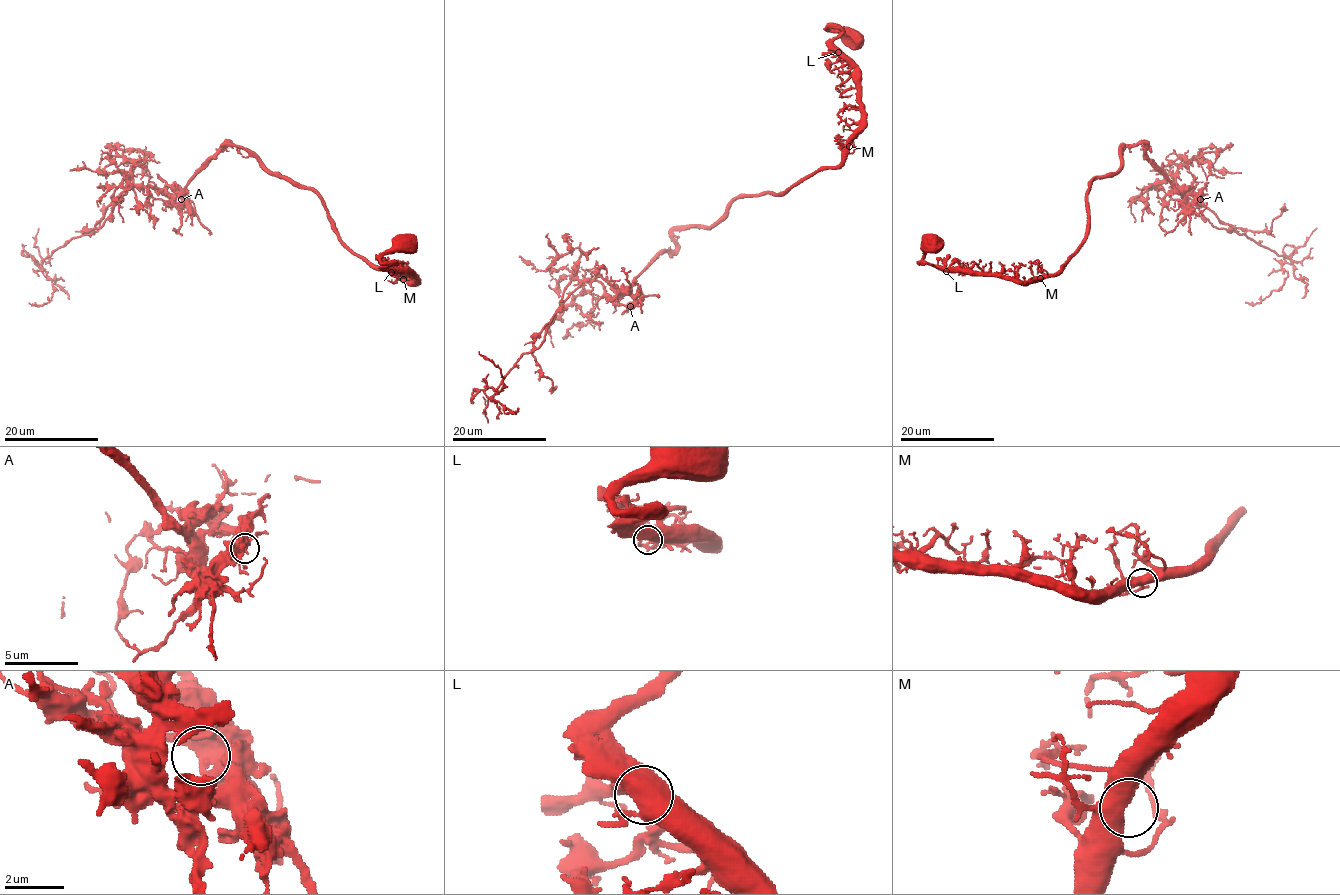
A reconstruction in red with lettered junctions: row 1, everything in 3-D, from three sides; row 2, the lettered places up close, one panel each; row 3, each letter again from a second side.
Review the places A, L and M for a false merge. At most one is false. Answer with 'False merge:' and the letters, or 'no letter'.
False merge: A

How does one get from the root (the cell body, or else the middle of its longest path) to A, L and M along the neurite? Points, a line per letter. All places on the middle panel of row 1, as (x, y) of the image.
A: (855, 37), (827, 29), (859, 78), (846, 157), (674, 230), (675, 249), (623, 288), (629, 306)
L: (855, 37), (851, 32), (831, 32), (828, 27), (841, 31), (833, 42), (838, 52)
M: (855, 37), (827, 29), (841, 31), (833, 47), (859, 78), (861, 126), (849, 146)

